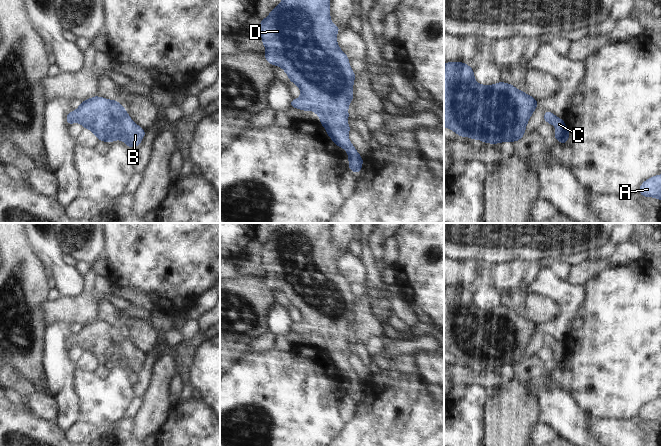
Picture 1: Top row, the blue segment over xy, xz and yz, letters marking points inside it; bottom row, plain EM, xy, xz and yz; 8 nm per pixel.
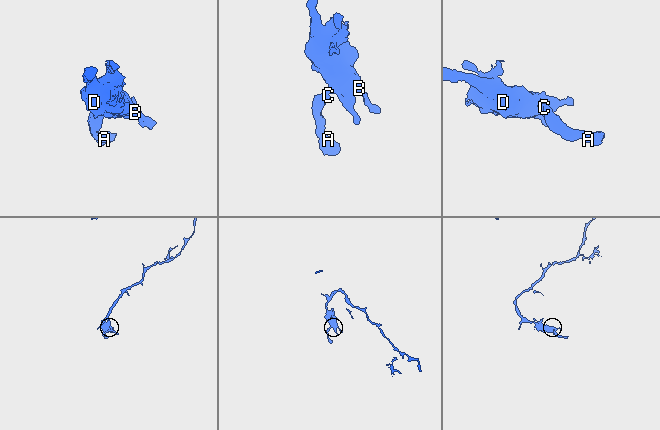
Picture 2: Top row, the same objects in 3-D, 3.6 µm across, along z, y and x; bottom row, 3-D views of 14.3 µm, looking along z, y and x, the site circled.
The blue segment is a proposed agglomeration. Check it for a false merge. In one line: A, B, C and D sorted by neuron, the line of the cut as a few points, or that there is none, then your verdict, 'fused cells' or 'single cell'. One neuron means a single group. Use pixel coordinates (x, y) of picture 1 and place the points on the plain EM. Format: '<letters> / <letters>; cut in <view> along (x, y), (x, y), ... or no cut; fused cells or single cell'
A B C D; no cut; single cell

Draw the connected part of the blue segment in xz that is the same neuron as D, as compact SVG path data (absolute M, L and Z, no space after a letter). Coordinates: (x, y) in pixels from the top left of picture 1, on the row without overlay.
M283 223L267 242L260 244L258 256L266 272L264 282L280 290L290 306L300 312L300 322L292 323L290 331L316 336L327 359L347 375L349 393L359 398L363 382L348 362L351 351L347 348L355 297L349 290L350 282L338 270L335 260L341 252L332 247L329 235L330 223Z

